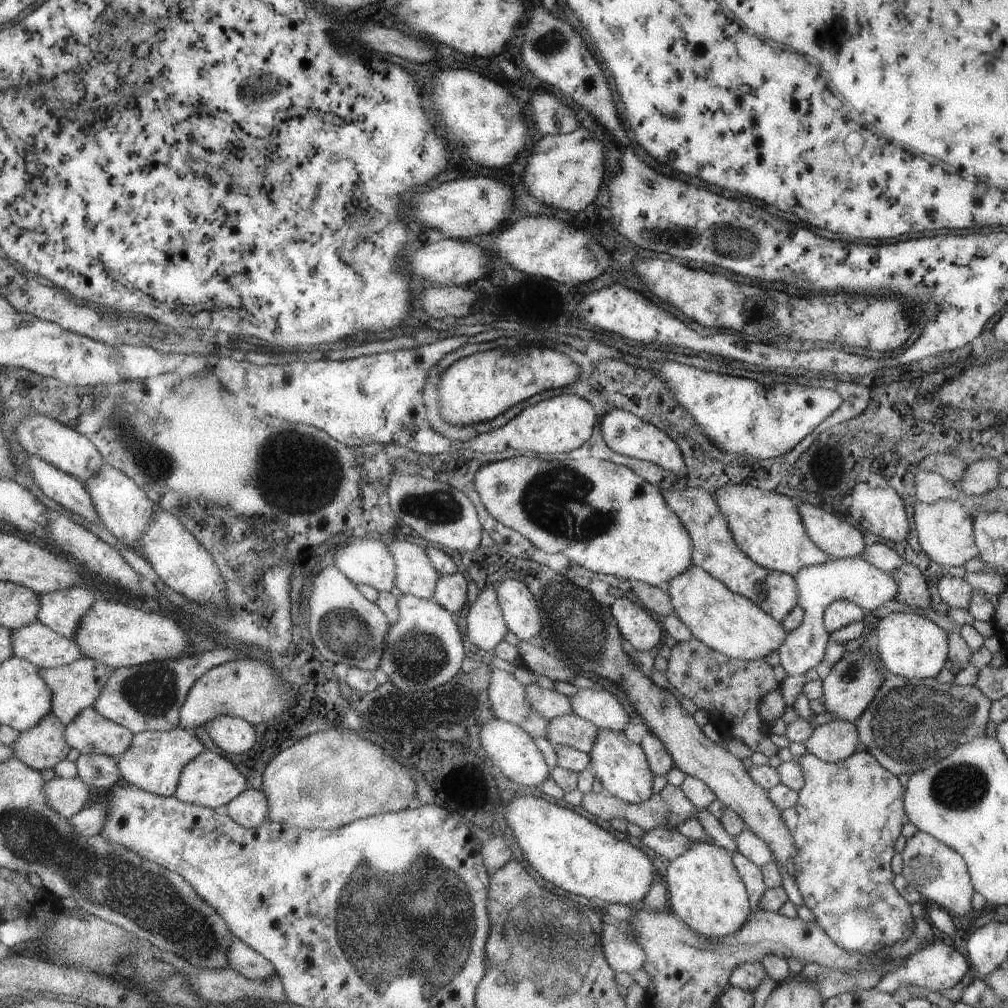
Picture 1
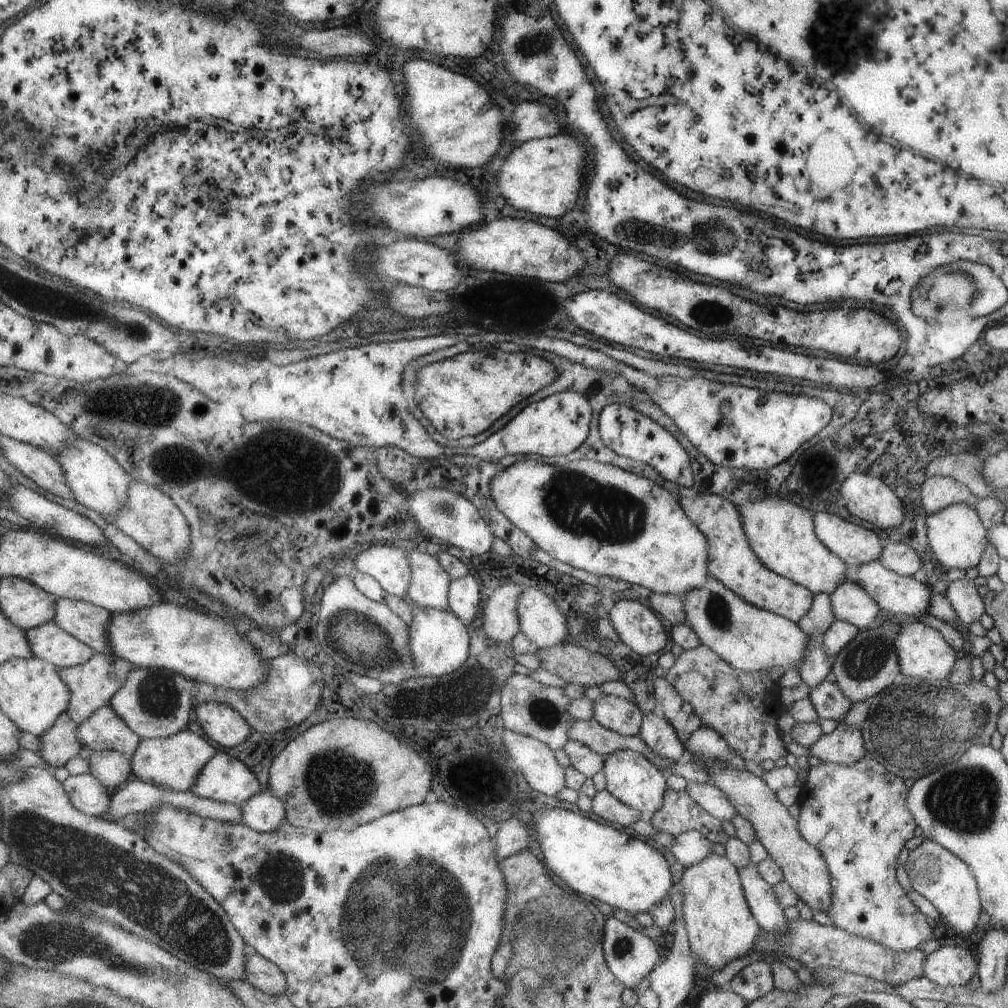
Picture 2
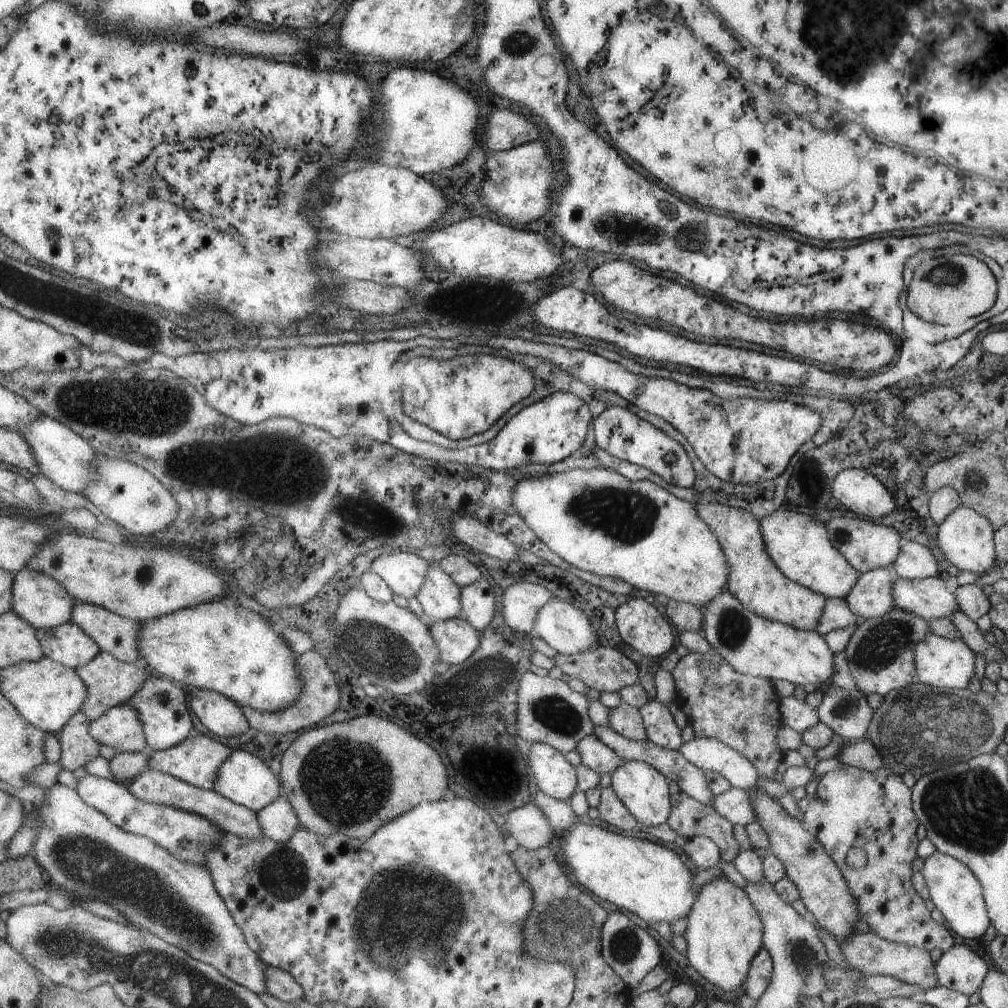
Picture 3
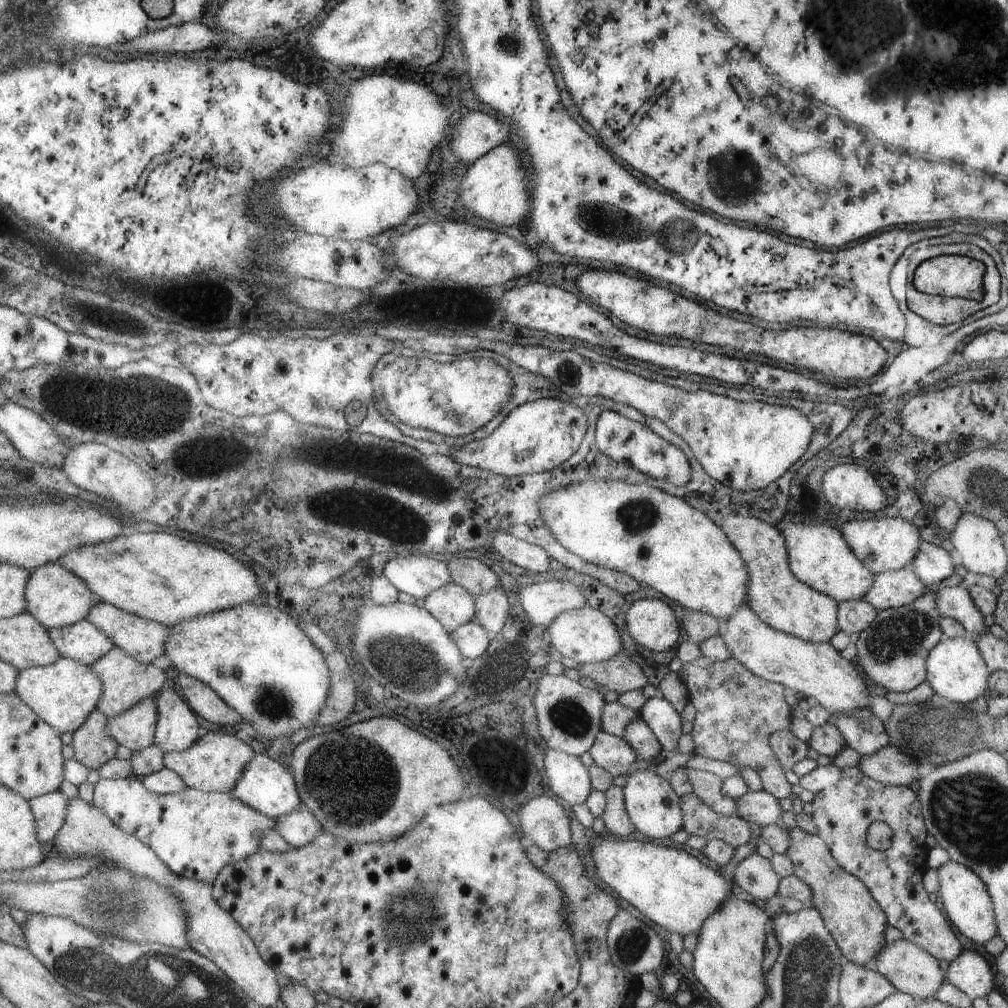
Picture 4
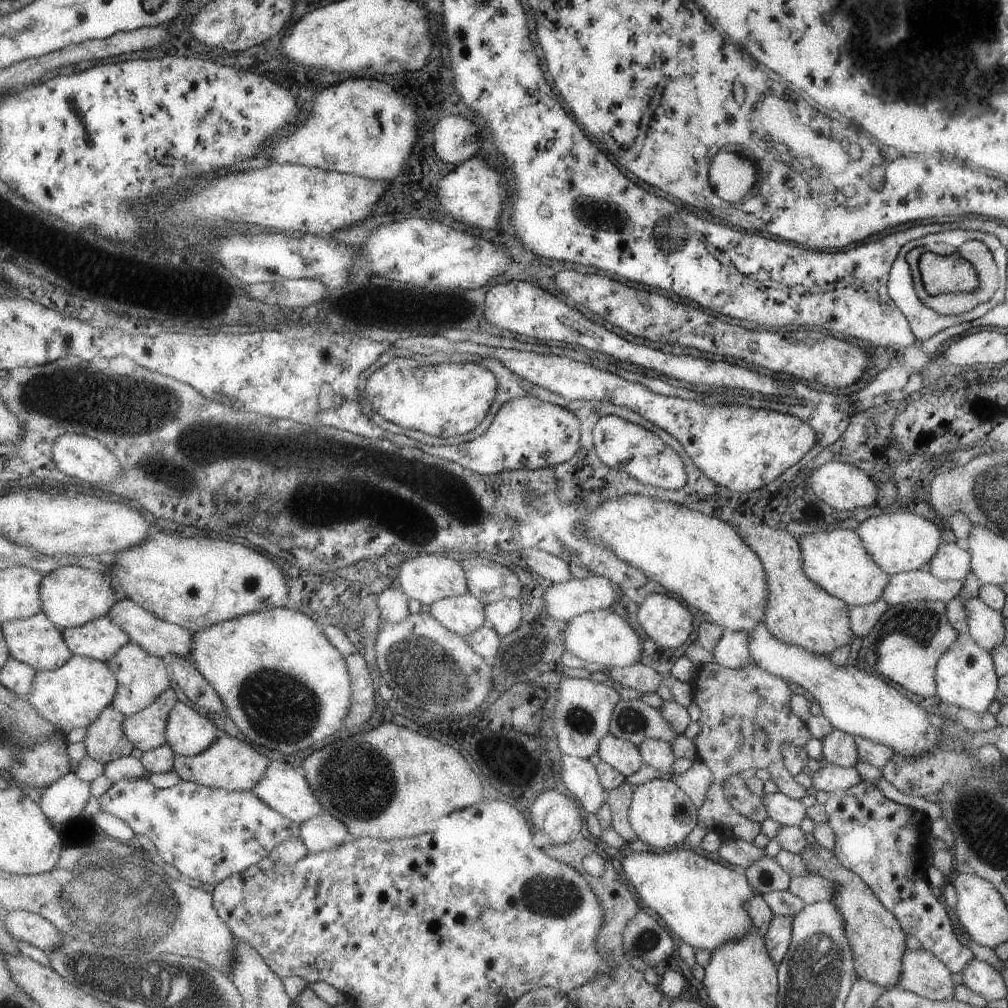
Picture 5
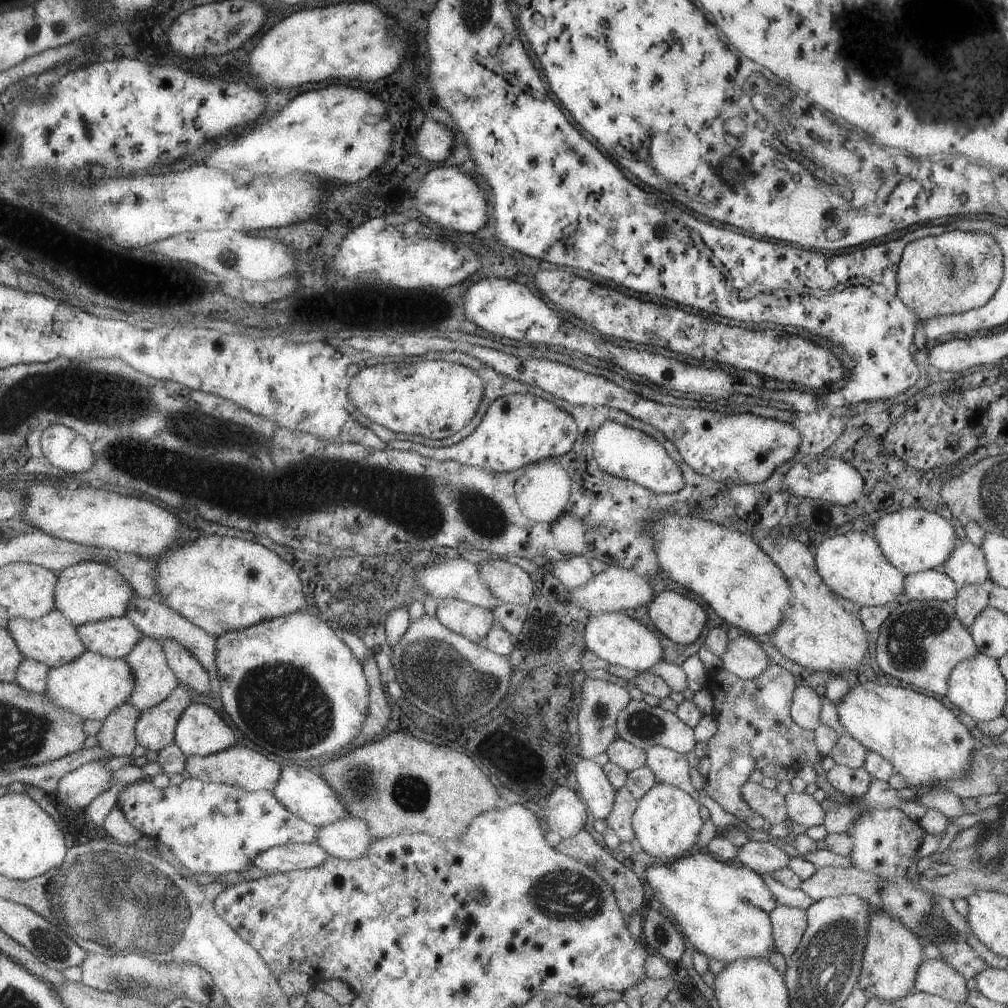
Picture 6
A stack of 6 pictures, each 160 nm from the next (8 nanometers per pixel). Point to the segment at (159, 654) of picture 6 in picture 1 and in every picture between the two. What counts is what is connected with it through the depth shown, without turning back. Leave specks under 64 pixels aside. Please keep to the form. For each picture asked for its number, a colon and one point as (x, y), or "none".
1: (76, 687)
2: (93, 684)
3: (110, 682)
4: (128, 682)
5: (142, 677)

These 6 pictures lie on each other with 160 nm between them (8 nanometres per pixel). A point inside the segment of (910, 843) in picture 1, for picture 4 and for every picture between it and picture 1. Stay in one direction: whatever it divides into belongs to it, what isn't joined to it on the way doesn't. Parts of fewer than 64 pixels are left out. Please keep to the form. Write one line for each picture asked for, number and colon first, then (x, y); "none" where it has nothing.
2: (946, 882)
3: (954, 891)
4: (966, 904)

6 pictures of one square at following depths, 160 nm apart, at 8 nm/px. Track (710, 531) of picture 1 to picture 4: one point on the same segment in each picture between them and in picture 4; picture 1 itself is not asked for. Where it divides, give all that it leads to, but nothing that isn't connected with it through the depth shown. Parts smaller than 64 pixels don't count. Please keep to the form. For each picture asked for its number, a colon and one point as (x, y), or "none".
2: (730, 561)
3: (754, 580)
4: (774, 595)

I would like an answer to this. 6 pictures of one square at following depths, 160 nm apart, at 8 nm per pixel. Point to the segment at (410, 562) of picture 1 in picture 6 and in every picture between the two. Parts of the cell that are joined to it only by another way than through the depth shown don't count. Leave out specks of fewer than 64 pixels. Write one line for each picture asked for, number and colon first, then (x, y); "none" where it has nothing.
2: (429, 583)
3: (438, 596)
4: (450, 605)
5: (462, 614)
6: (465, 619)

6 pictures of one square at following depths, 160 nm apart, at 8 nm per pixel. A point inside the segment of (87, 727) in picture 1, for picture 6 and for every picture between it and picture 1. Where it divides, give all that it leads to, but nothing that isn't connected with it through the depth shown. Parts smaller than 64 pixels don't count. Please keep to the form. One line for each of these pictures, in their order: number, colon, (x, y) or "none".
2: (106, 730)
3: (121, 728)
4: (136, 729)
5: (147, 729)
6: (156, 729)

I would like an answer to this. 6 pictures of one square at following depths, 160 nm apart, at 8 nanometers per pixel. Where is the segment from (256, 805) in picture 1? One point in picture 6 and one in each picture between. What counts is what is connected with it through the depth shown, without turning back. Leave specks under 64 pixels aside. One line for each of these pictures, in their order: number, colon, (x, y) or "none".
2: (263, 813)
3: (277, 820)
4: (297, 828)
5: (321, 832)
6: (347, 837)

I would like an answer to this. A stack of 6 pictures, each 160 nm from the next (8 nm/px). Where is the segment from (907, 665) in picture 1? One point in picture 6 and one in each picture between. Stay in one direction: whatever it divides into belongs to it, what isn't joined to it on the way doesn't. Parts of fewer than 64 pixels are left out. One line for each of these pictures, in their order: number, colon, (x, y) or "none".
2: (922, 653)
3: (944, 664)
4: (955, 671)
5: (964, 675)
6: (975, 685)

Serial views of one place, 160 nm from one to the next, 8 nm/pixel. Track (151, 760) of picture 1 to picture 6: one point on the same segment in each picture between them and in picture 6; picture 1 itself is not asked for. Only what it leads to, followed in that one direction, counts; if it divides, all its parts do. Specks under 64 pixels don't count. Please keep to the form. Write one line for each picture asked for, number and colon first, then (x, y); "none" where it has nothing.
2: (175, 762)
3: (197, 760)
4: (215, 764)
5: (229, 763)
6: (238, 766)

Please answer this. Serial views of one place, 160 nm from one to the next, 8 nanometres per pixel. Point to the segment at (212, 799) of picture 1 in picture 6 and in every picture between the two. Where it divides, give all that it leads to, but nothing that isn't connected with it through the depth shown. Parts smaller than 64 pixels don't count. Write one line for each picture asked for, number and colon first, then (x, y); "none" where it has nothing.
2: (225, 779)
3: (244, 780)
4: (266, 786)
5: (281, 788)
6: (307, 795)

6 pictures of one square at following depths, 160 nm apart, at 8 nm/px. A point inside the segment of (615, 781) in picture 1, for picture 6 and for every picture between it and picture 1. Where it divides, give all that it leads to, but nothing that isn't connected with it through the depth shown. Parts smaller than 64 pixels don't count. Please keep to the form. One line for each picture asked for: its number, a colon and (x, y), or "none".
2: (633, 780)
3: (642, 790)
4: (652, 807)
5: (660, 814)
6: (666, 821)

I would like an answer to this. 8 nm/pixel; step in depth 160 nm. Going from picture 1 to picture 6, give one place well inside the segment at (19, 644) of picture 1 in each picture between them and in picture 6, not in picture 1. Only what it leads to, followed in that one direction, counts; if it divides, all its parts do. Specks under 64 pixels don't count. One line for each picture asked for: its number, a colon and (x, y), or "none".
2: (50, 642)
3: (69, 644)
4: (83, 641)
5: (101, 639)
6: (116, 637)

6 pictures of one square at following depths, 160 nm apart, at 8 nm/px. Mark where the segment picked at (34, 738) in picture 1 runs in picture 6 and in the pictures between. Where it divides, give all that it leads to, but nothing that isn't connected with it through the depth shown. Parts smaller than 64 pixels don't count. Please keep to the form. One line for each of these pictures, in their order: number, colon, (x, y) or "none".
2: (60, 745)
3: (78, 746)
4: (93, 745)
5: (106, 741)
6: (118, 738)

